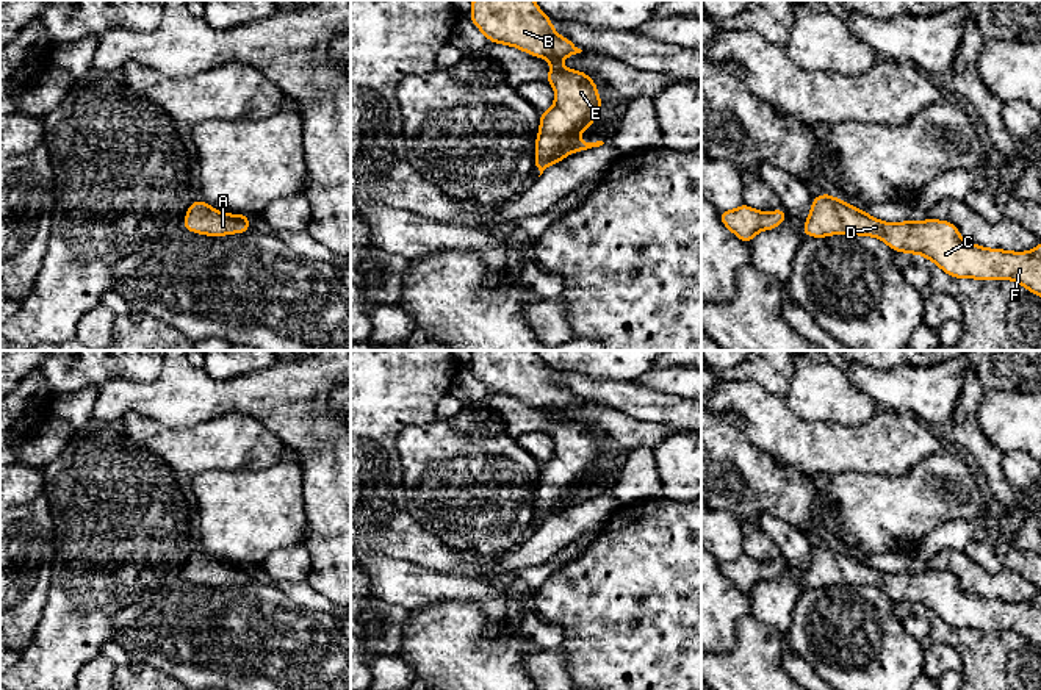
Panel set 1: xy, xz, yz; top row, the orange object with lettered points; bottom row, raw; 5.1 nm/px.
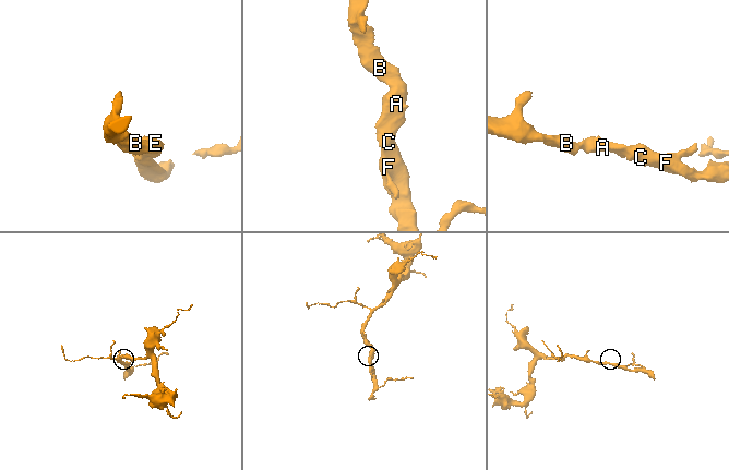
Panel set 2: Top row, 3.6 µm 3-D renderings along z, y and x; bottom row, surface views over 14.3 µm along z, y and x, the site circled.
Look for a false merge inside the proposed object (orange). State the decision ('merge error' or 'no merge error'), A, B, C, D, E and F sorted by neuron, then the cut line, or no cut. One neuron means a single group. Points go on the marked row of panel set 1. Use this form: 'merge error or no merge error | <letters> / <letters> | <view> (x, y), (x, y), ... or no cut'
no merge error | A B C D E F | no cut

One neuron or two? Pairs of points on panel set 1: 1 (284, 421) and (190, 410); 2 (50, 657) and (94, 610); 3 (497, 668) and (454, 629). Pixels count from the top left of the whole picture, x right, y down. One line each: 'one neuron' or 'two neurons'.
1: one neuron
2: one neuron
3: one neuron

